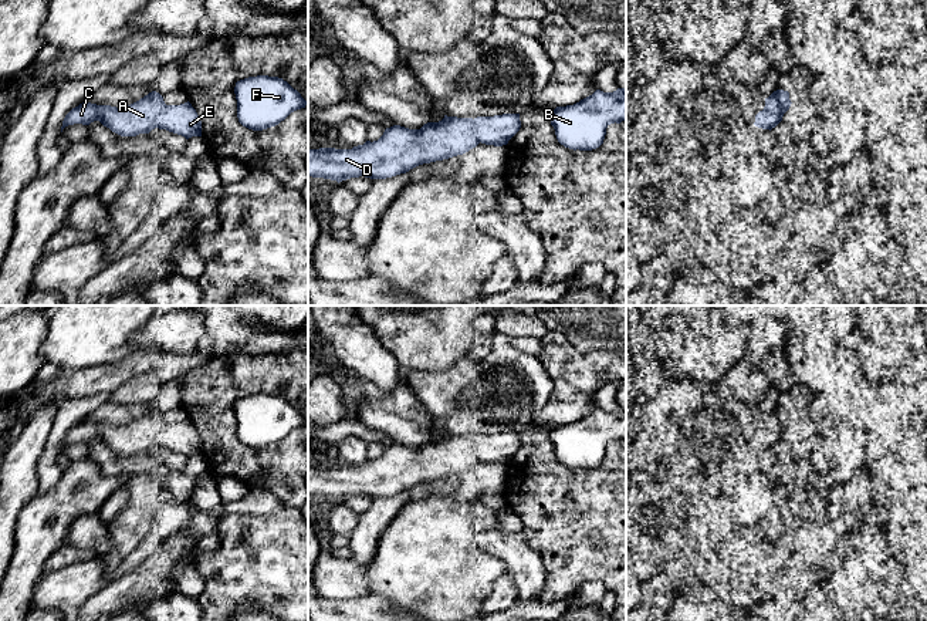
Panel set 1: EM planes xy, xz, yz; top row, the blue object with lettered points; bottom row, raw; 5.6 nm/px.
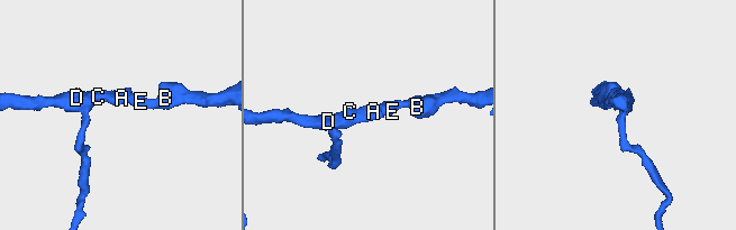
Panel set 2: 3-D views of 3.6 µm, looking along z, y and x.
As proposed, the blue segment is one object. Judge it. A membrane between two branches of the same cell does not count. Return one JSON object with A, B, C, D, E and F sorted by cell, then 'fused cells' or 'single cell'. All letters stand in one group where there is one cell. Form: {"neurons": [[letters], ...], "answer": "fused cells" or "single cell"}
{"neurons": [["A", "B", "C", "D", "E", "F"]], "answer": "single cell"}

